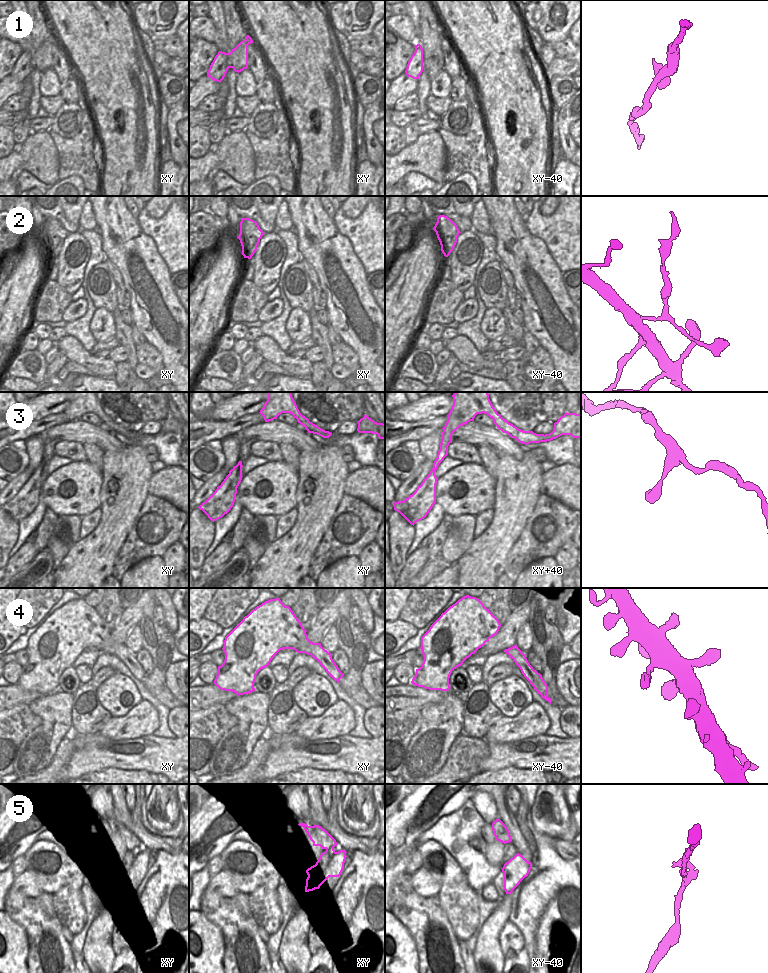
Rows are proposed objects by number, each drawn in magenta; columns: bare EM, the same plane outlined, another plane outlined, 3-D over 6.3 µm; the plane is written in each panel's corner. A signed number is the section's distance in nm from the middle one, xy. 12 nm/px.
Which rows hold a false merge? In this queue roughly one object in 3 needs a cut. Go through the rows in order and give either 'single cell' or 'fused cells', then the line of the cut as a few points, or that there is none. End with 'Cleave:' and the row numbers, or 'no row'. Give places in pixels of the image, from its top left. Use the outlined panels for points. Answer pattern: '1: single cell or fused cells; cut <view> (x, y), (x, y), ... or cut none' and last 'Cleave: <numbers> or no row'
1: fused cells; cut xy (228, 53), (230, 67)
2: fused cells; cut xy (242, 246), (255, 250)
3: single cell; cut none
4: single cell; cut none
5: single cell; cut none
Cleave: 1, 2

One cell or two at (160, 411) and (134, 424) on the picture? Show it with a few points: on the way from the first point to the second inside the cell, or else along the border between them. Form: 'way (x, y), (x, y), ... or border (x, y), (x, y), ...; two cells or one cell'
way (154, 411), (149, 411), (140, 420); one cell

